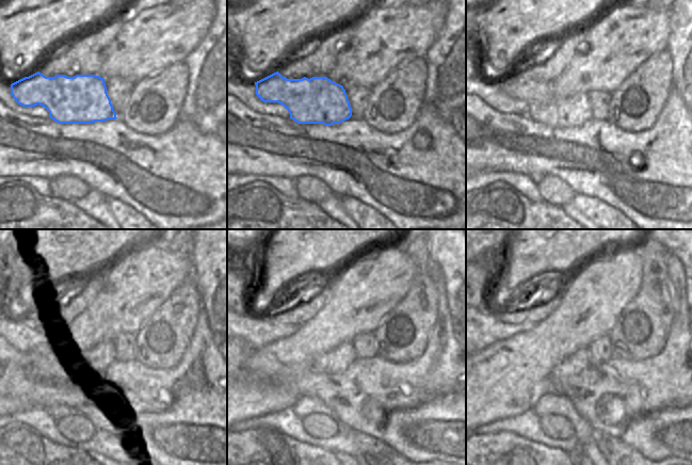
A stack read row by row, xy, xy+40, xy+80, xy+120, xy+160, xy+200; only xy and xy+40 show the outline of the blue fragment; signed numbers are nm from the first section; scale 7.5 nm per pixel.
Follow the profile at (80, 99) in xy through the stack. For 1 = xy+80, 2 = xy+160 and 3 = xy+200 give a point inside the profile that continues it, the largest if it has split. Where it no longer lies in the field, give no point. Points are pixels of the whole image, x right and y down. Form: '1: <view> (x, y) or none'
1: xy+80 (544, 108)
2: xy+160 (337, 361)
3: xy+200 (579, 361)

